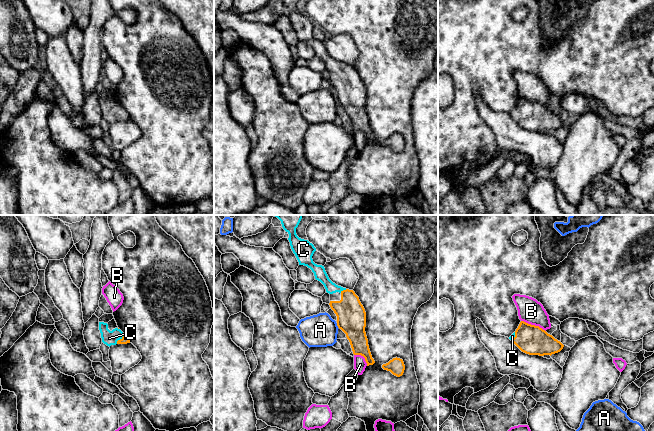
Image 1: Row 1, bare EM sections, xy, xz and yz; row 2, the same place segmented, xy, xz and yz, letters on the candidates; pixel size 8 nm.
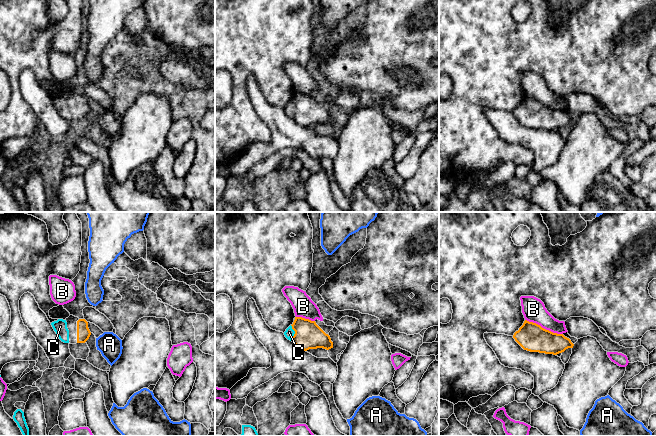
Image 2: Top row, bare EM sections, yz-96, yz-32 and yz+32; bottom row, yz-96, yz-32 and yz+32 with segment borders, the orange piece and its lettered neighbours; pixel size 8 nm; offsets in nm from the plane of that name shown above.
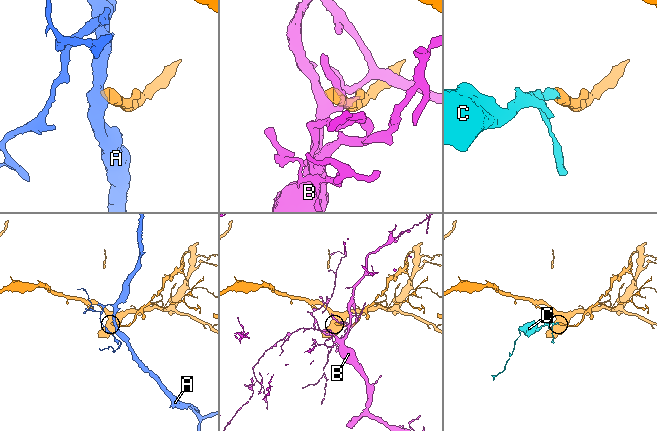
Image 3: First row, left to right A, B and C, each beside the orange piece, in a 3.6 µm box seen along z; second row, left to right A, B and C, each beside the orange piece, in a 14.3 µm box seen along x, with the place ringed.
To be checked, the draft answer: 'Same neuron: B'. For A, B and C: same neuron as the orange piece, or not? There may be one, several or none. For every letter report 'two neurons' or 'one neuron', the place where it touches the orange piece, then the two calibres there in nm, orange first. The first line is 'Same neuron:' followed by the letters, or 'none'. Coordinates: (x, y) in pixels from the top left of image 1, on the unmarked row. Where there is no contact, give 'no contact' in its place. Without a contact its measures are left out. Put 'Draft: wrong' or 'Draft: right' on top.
Draft: wrong
Same neuron: C
A: two neurons | xz (337, 101) | 240/260 nm
B: two neurons | yz (533, 101) | 240/200 nm
C: one neuron | xy (120, 115) | 60/120 nm

